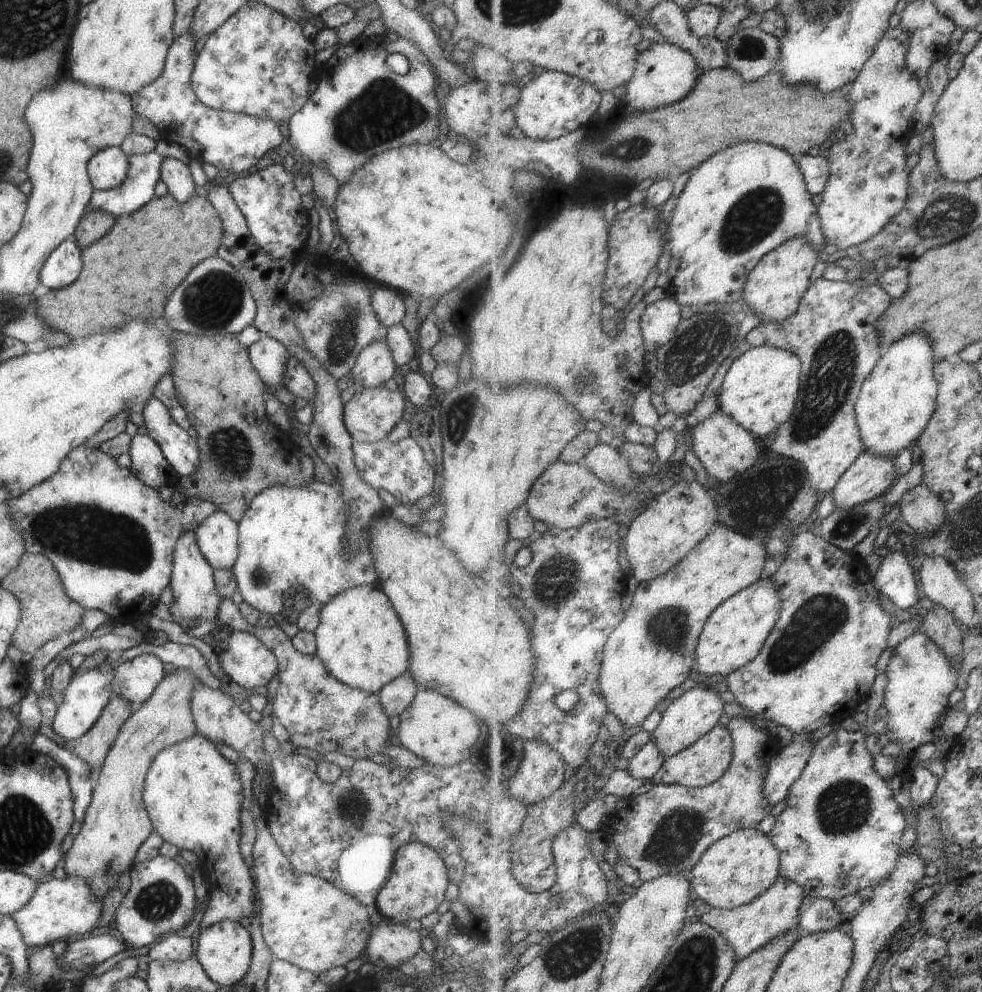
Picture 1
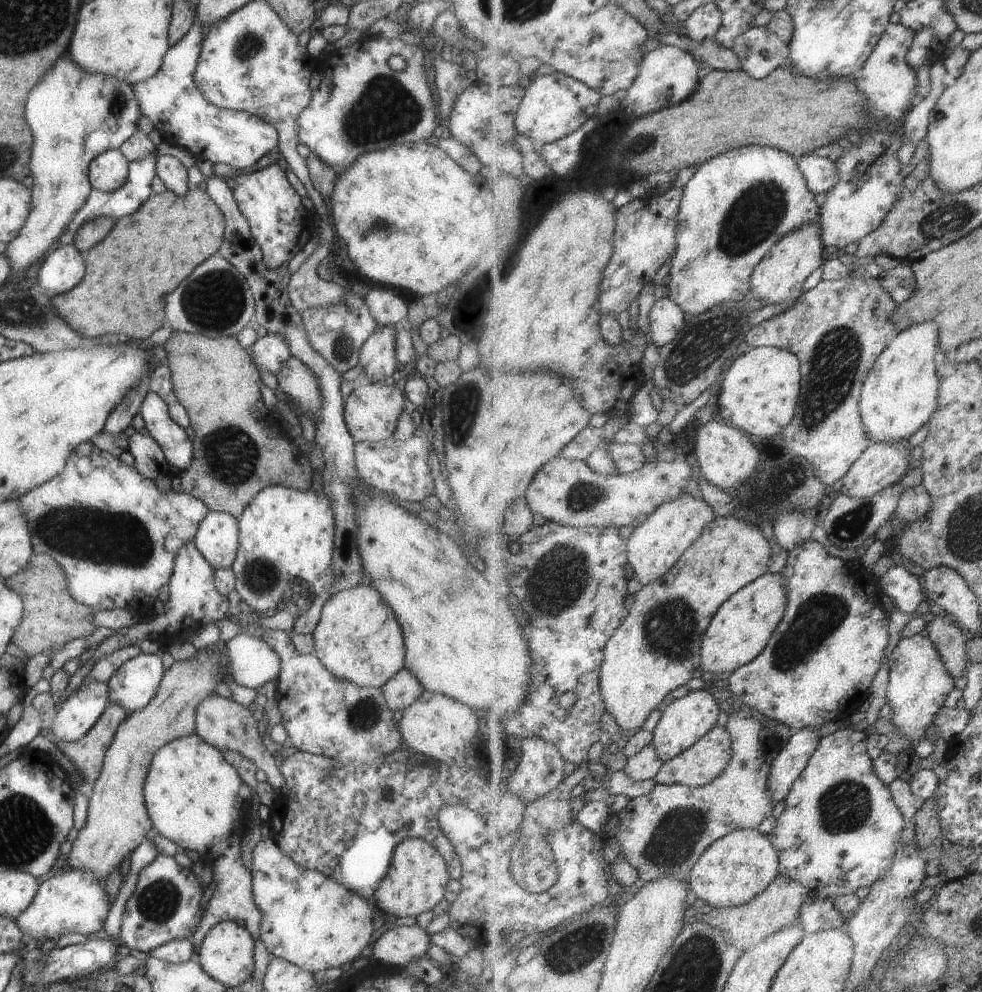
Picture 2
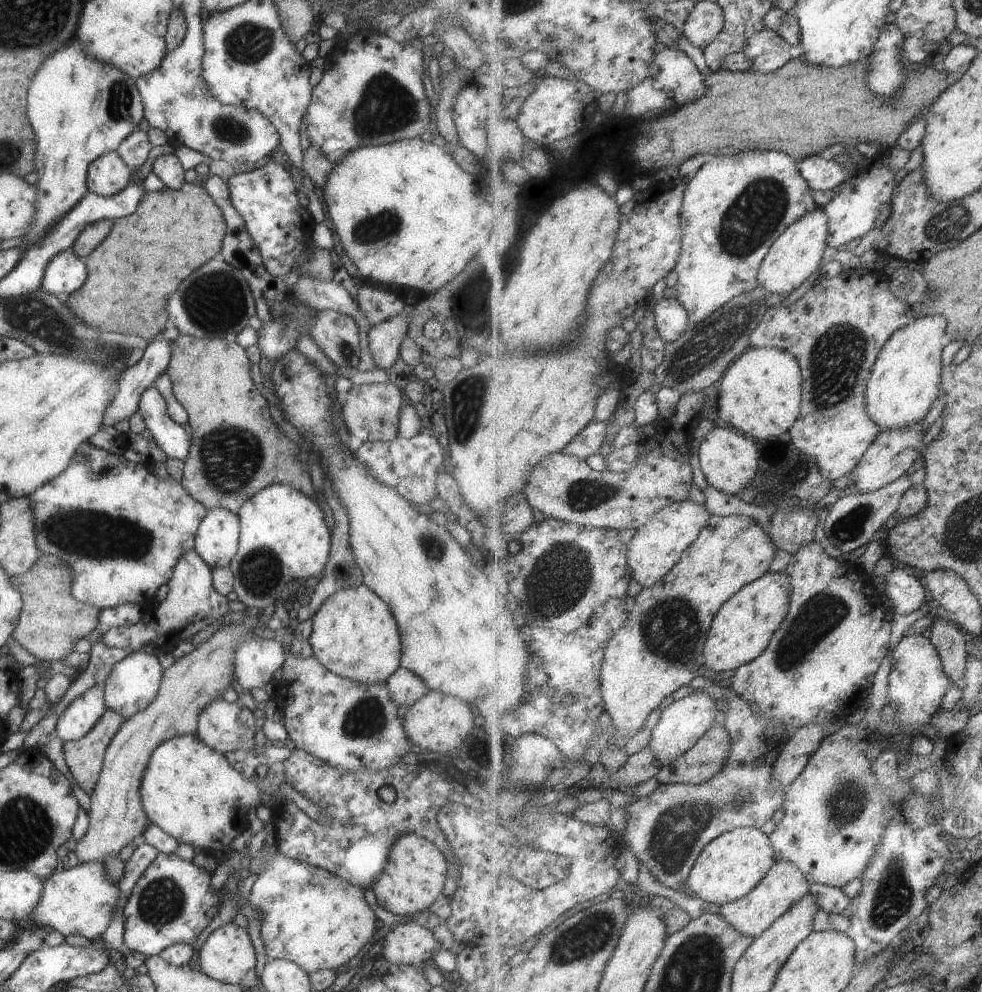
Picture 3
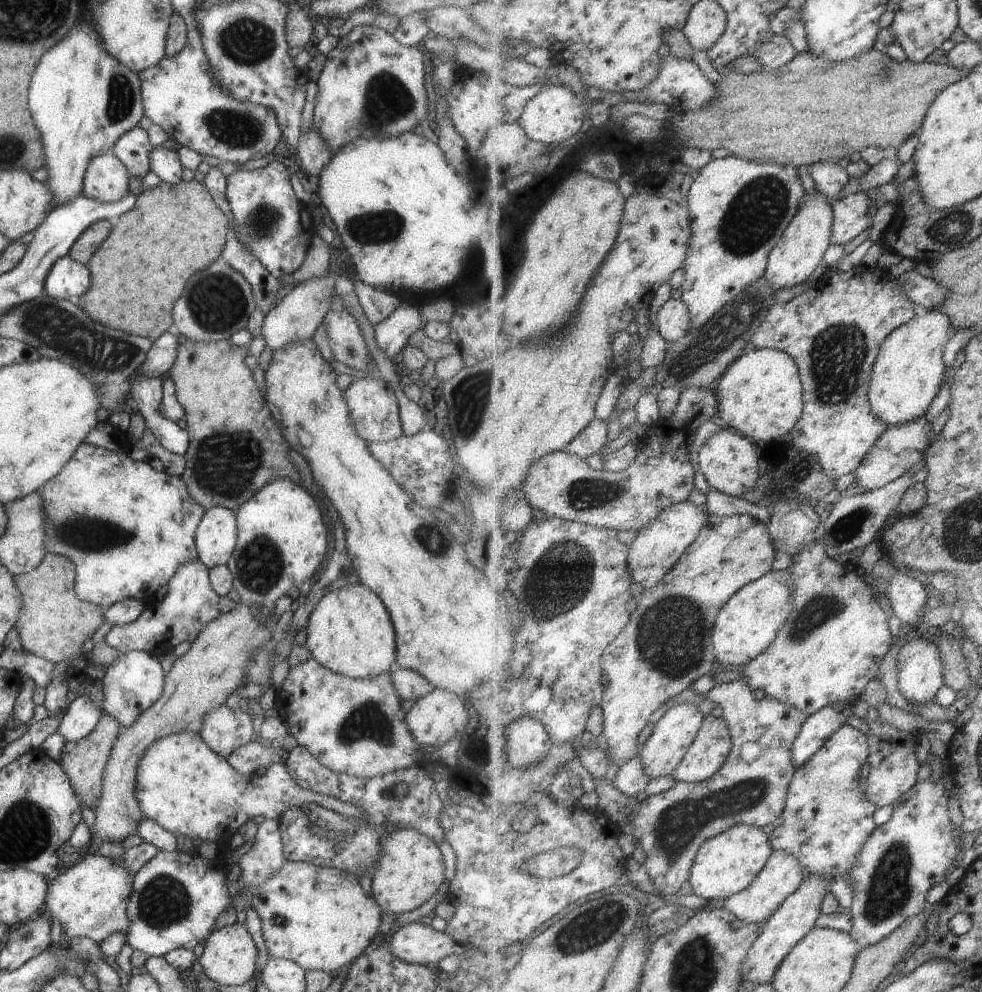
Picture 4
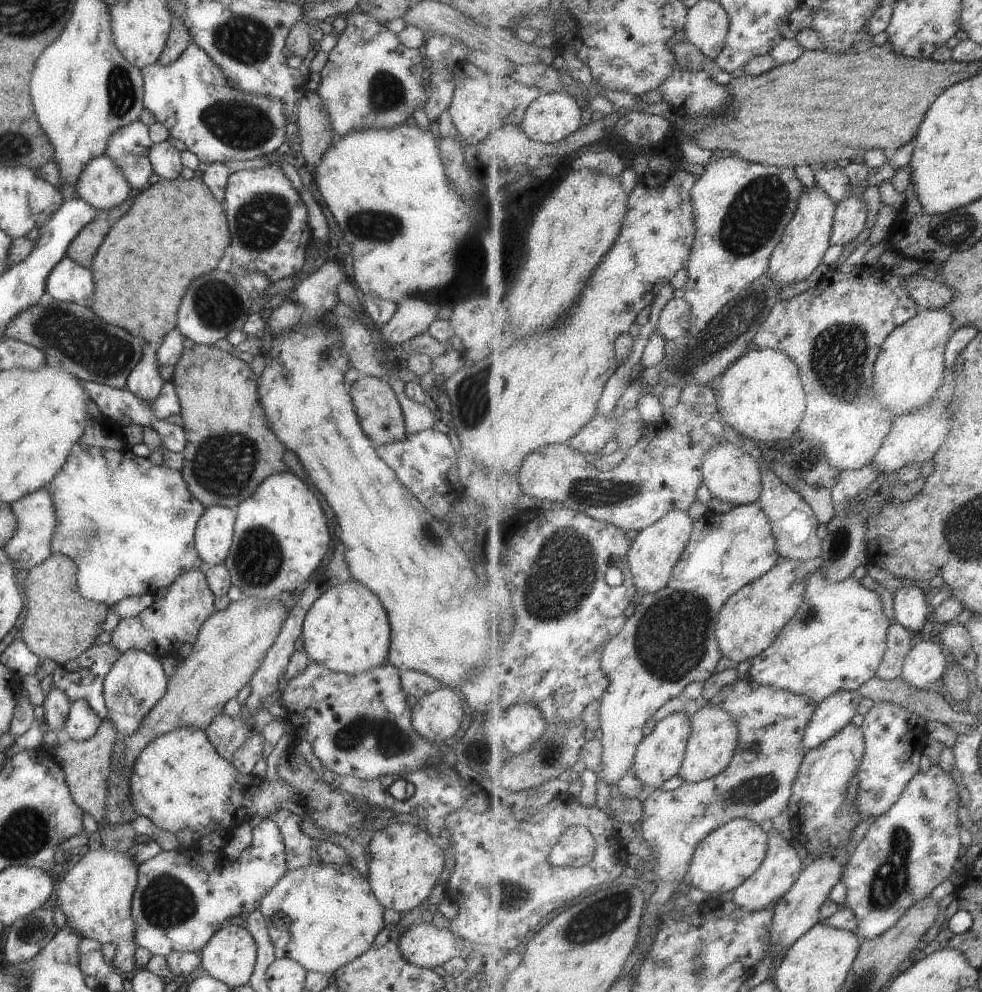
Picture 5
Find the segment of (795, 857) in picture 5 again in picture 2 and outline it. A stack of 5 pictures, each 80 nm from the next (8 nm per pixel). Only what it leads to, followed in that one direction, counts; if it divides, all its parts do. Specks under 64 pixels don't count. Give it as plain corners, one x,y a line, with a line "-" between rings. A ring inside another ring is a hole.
779,873
769,884
769,888
759,896
755,896
751,902
735,908
714,908
699,919
727,932
728,939
737,944
745,954
745,952
751,952
751,948
755,948
769,936
773,936
777,930
793,924
800,917
805,900
811,896
810,890
805,888
797,878

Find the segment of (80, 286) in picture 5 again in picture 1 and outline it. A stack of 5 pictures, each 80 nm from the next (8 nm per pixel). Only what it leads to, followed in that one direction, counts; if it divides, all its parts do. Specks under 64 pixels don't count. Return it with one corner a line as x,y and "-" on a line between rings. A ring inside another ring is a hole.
74,239
63,240
47,256
41,270
39,270
39,284
48,289
65,288
72,284
81,272
81,246

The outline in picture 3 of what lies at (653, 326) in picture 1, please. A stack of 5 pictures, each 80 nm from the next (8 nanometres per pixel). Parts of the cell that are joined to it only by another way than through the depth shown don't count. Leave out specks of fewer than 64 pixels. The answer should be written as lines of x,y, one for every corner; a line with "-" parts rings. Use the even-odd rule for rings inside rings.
662,299
653,308
656,318
656,327
661,338
667,343
679,340
691,324
688,310
679,299

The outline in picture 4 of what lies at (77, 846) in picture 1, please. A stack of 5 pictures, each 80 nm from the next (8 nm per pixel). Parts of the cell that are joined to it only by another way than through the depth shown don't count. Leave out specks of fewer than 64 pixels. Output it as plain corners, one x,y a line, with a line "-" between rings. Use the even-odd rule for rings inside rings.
238,601
235,609
219,613
217,618
209,620
191,643
191,648
176,658
169,672
164,673
163,687
157,700
143,710
133,724
121,729
111,746
102,772
101,792
93,807
95,818
92,830
89,830
89,842
81,850
82,855
90,850
92,844
119,844
135,833
137,824
143,820
143,812
134,797
136,767
141,756
154,742
173,733
199,733
203,716
215,706
224,704
227,696
243,685
251,652
263,646
265,640
275,637
273,621
270,616
266,626
258,624
253,618
253,609

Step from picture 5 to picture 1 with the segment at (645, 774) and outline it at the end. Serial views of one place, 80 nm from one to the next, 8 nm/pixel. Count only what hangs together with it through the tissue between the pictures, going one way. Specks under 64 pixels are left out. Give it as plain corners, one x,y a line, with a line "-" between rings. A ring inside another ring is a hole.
705,683
687,690
679,698
674,700
663,712
662,722
657,731
652,734
659,746
659,751
665,759
676,756
687,748
693,747
703,736
716,728
725,714
725,702
719,696
718,690

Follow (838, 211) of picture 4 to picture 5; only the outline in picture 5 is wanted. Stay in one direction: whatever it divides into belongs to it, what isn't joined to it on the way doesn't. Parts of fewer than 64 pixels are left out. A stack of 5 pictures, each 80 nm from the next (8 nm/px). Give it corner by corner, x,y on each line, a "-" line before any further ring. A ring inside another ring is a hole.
853,195
852,198
847,198
847,200
836,205
836,219
834,220
834,230
830,243
845,246
866,229
867,204
862,198

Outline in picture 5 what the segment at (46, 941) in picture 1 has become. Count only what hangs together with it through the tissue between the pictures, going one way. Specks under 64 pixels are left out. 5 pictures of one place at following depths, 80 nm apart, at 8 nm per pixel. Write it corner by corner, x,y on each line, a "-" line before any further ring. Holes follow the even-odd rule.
102,847
96,851
88,851
81,856
72,868
65,870
60,877
59,882
54,886
57,889
53,891
53,896
49,904
51,907
58,907
65,916
65,926
69,926
77,936
83,939
95,940
99,945
106,943
115,944
115,954
110,963
117,973
124,975
131,975
132,970
137,967
133,964
133,954
135,951
135,942
133,942
133,918
131,918
130,903
135,885
137,868
133,861
123,852
109,852
103,850

